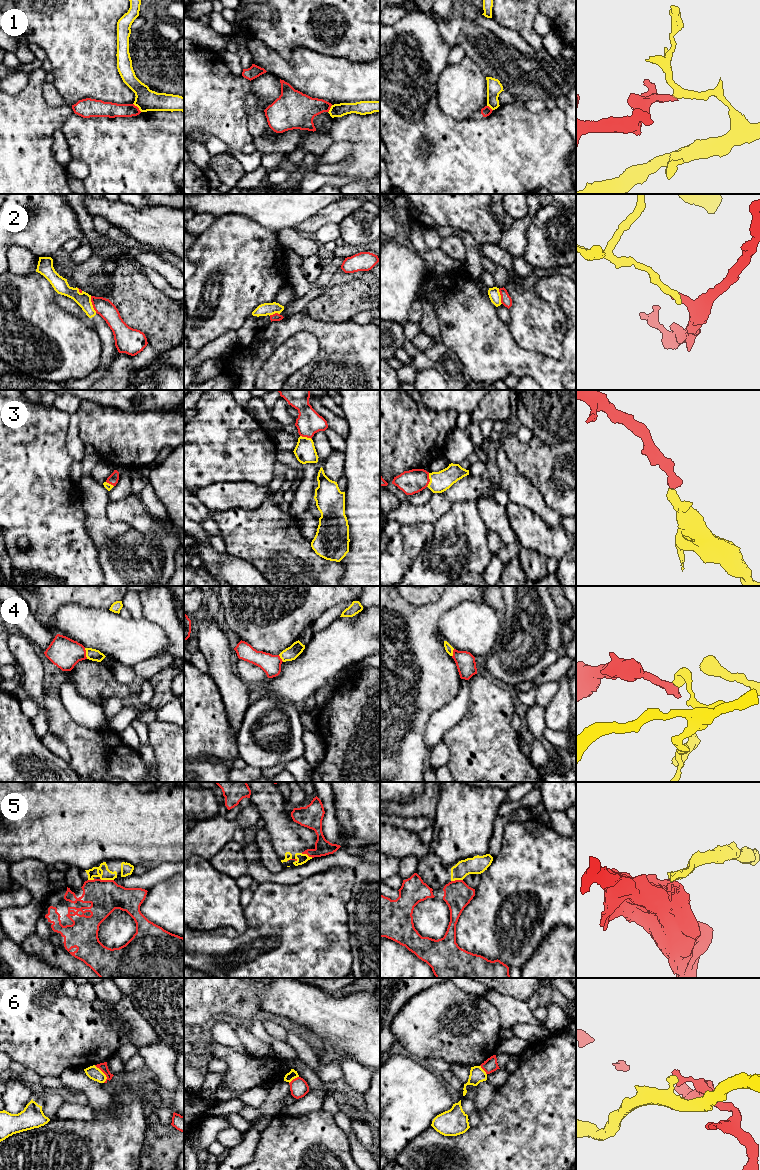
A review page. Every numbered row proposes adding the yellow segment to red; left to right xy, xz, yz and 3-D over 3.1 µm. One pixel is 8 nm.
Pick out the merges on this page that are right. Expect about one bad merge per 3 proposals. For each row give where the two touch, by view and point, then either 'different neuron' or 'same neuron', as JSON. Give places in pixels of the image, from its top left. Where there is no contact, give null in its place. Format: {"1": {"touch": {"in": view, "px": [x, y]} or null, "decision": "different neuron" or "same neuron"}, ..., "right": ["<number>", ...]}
{"1": {"touch": {"in": "xy", "px": [137, 107]}, "decision": "different neuron"}, "2": {"touch": {"in": "xy", "px": [92, 304]}, "decision": "different neuron"}, "3": {"touch": {"in": "yz", "px": [429, 480]}, "decision": "same neuron"}, "4": {"touch": {"in": "xy", "px": [85, 653]}, "decision": "different neuron"}, "5": {"touch": {"in": "xy", "px": [107, 880]}, "decision": "different neuron"}, "6": {"touch": {"in": "xy", "px": [103, 1072]}, "decision": "different neuron"}, "right": ["3"]}

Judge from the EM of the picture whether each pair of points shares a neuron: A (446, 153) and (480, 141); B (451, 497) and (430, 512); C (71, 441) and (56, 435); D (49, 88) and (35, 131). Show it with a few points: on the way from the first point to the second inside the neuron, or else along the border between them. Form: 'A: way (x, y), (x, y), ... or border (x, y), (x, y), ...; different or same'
A: way (454, 153), (468, 153), (472, 149); same
B: way (446, 499), (435, 508); same
C: border (69, 416), (66, 448), (74, 460); different
D: border (45, 80), (43, 98), (51, 106), (65, 104); different

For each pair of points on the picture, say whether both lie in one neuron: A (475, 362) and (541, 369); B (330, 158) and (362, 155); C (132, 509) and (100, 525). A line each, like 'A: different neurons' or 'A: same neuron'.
A: same neuron
B: different neurons
C: different neurons

